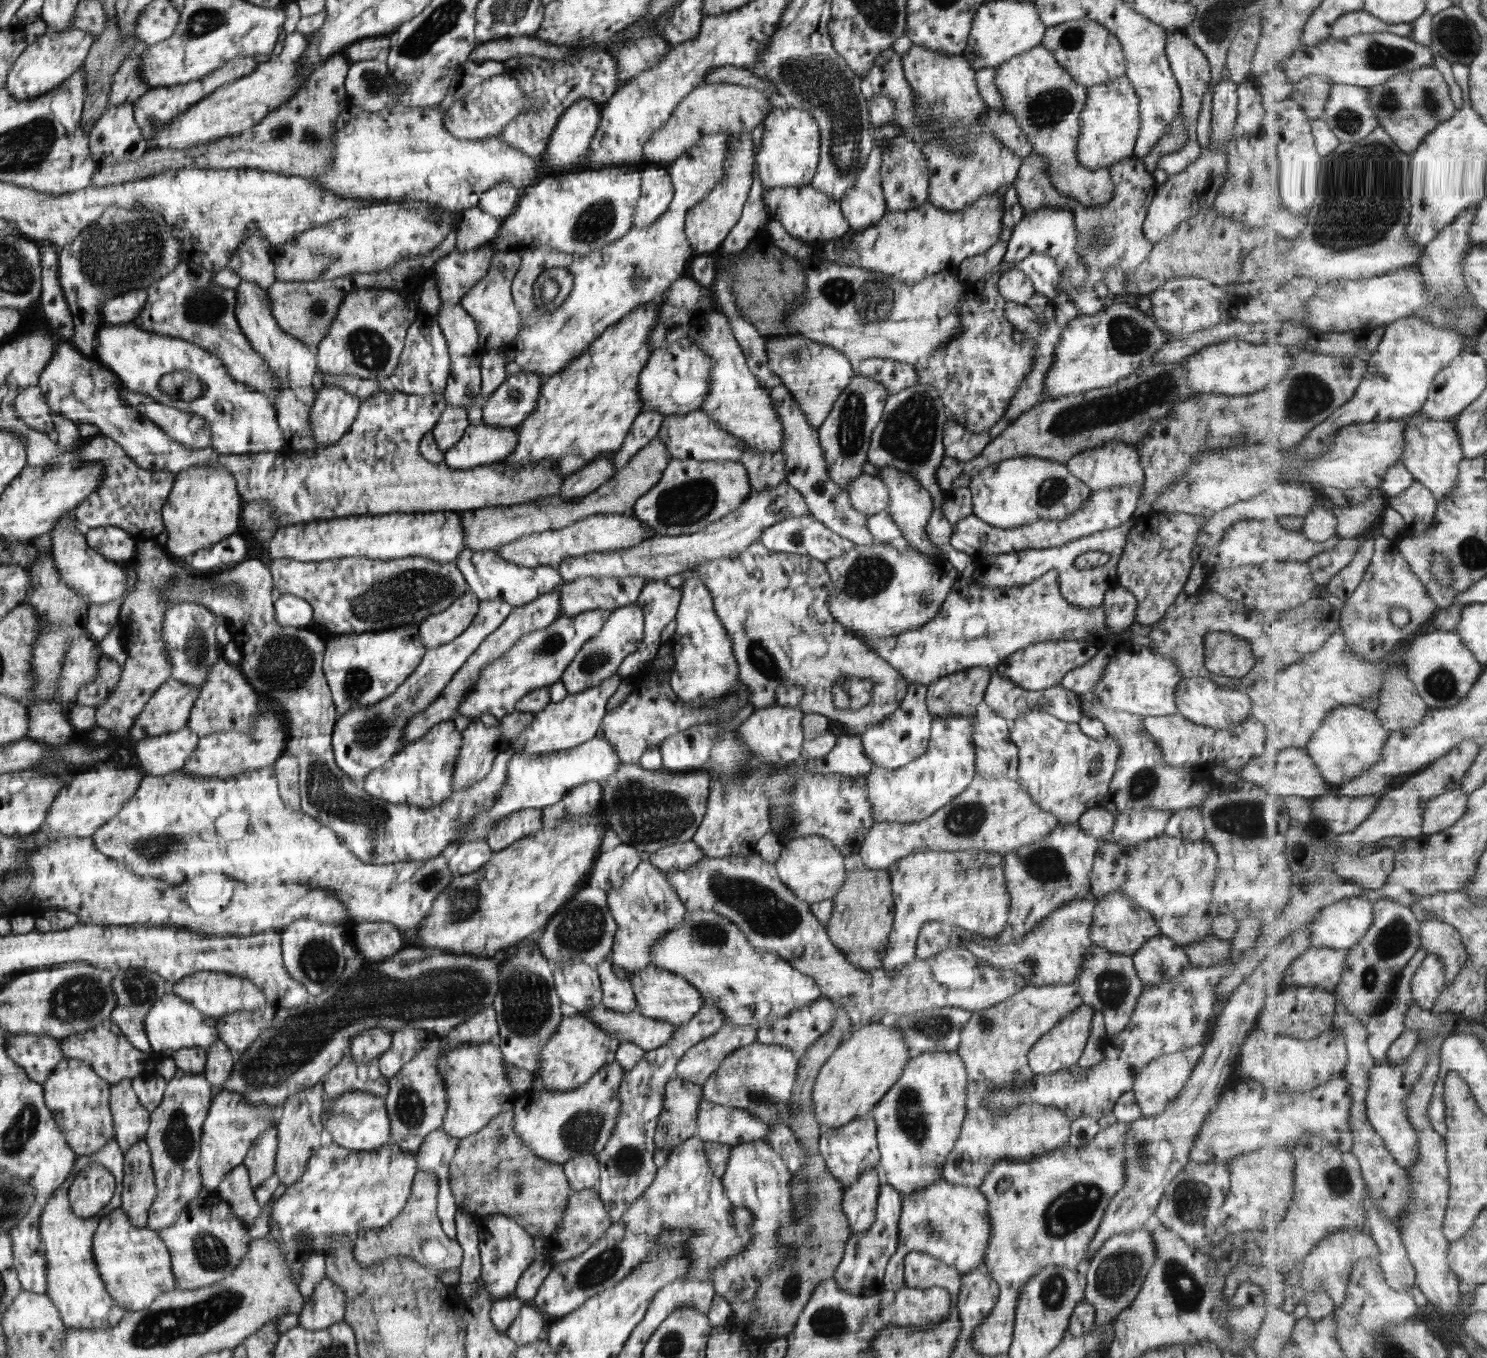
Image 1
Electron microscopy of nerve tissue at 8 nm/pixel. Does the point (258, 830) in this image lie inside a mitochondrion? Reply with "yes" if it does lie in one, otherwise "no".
no

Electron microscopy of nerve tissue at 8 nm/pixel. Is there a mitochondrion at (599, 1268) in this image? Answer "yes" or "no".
yes

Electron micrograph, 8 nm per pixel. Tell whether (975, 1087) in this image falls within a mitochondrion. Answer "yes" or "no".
no

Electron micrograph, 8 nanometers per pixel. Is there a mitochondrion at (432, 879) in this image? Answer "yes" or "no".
yes

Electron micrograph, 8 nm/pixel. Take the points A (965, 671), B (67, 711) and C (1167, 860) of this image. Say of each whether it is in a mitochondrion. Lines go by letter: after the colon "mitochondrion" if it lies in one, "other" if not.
A: other
B: other
C: other

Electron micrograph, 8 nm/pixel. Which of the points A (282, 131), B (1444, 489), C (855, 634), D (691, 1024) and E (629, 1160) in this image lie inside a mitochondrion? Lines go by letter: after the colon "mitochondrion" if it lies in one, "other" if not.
A: mitochondrion
B: other
C: other
D: other
E: mitochondrion

